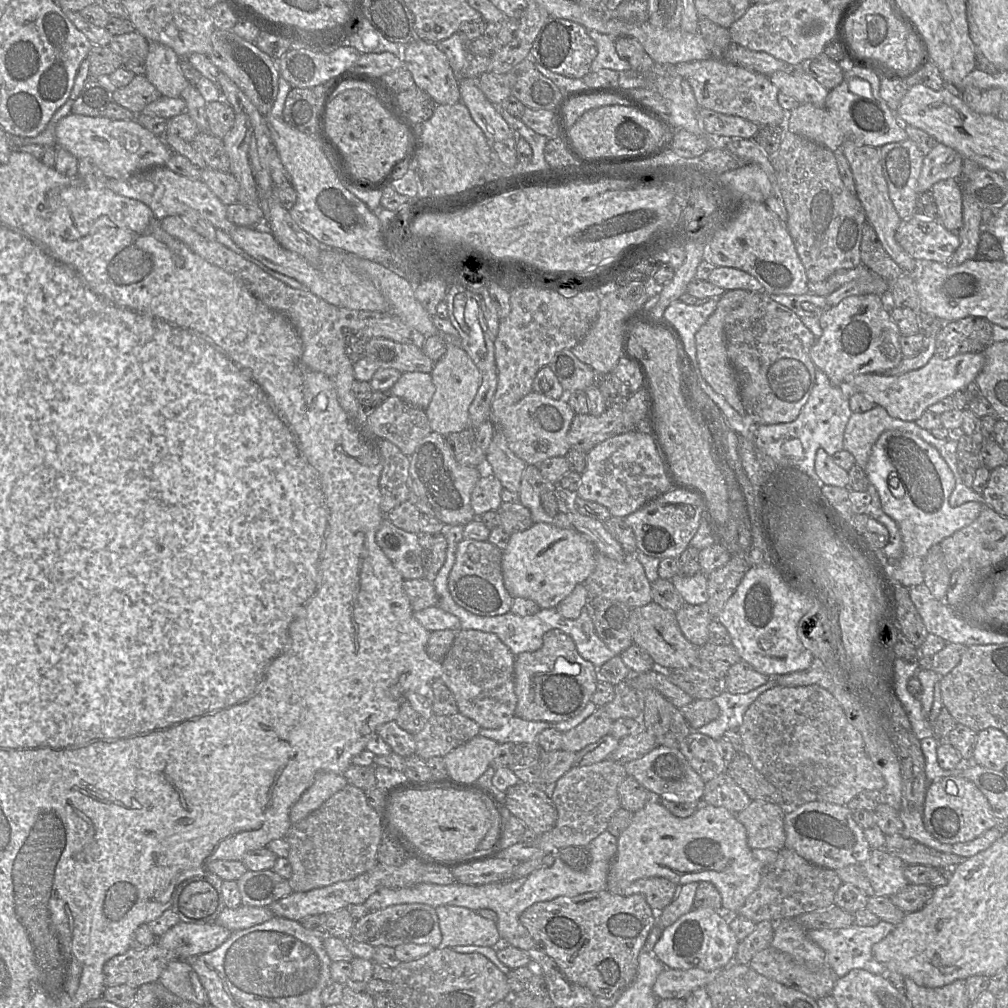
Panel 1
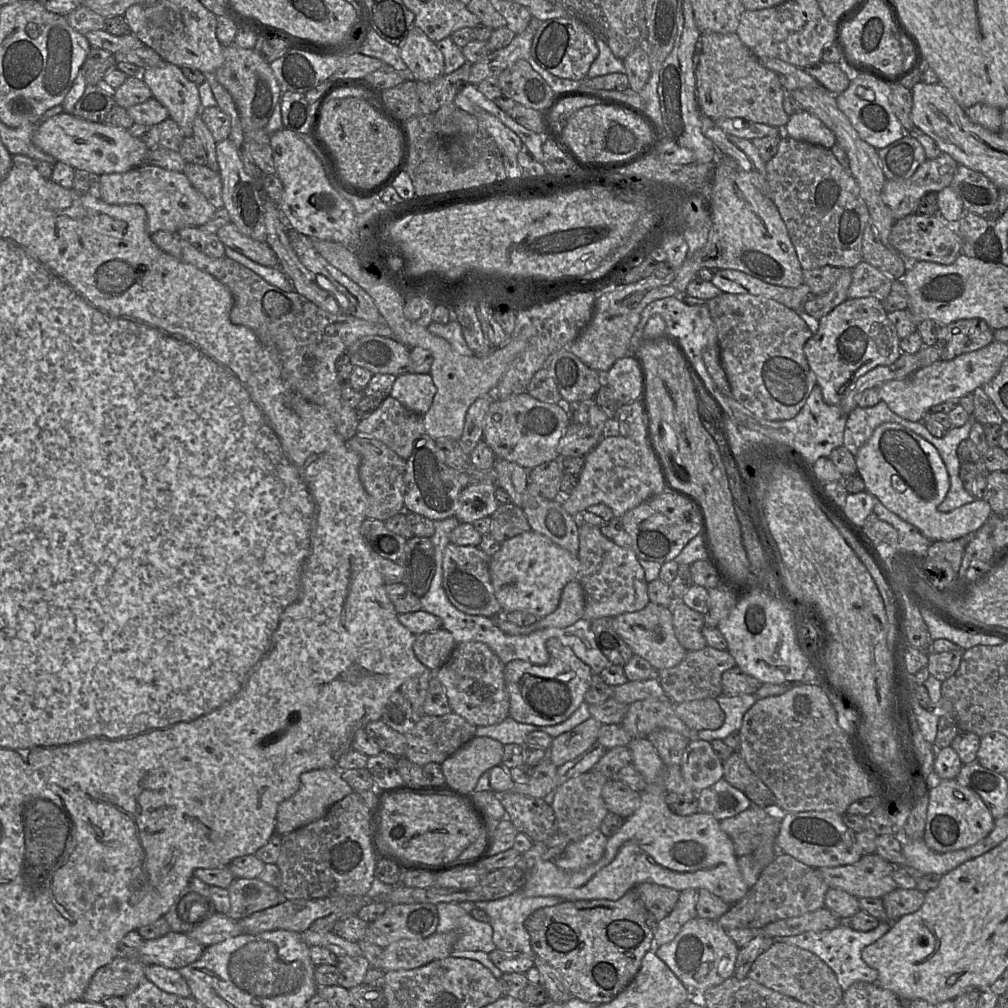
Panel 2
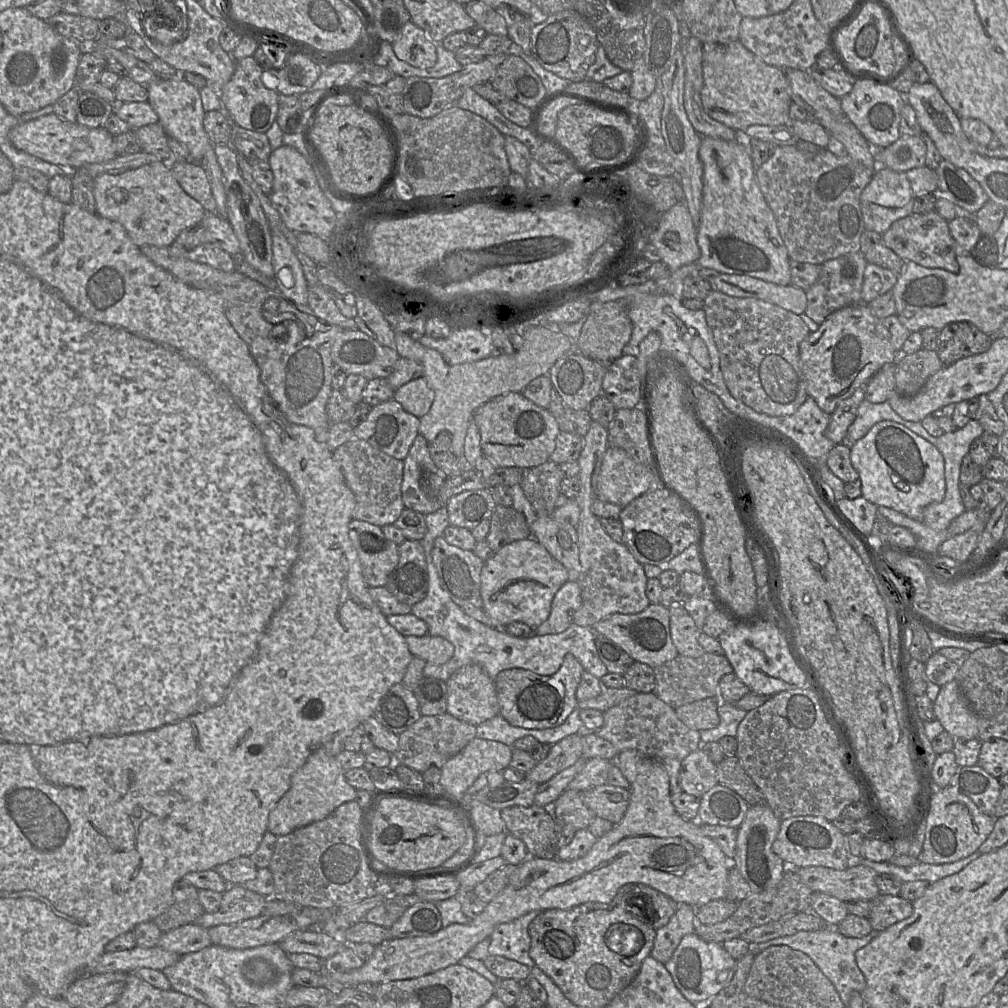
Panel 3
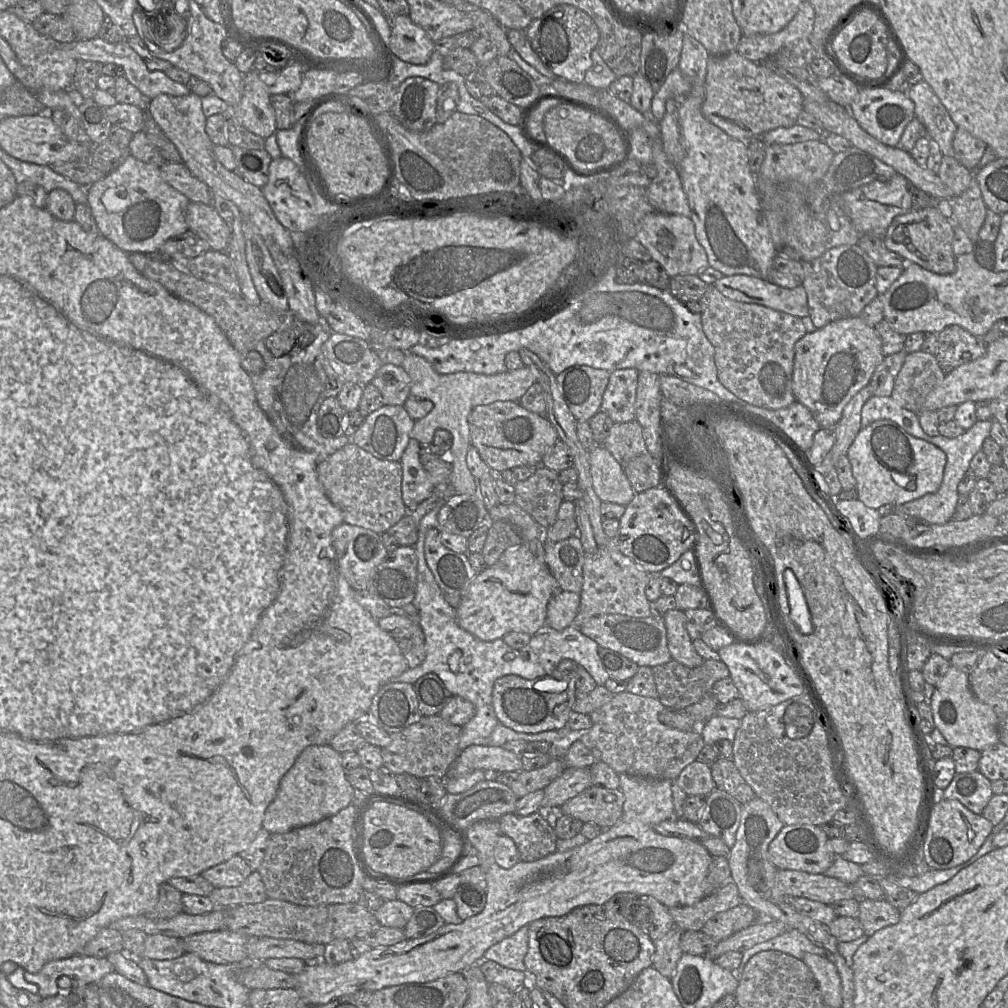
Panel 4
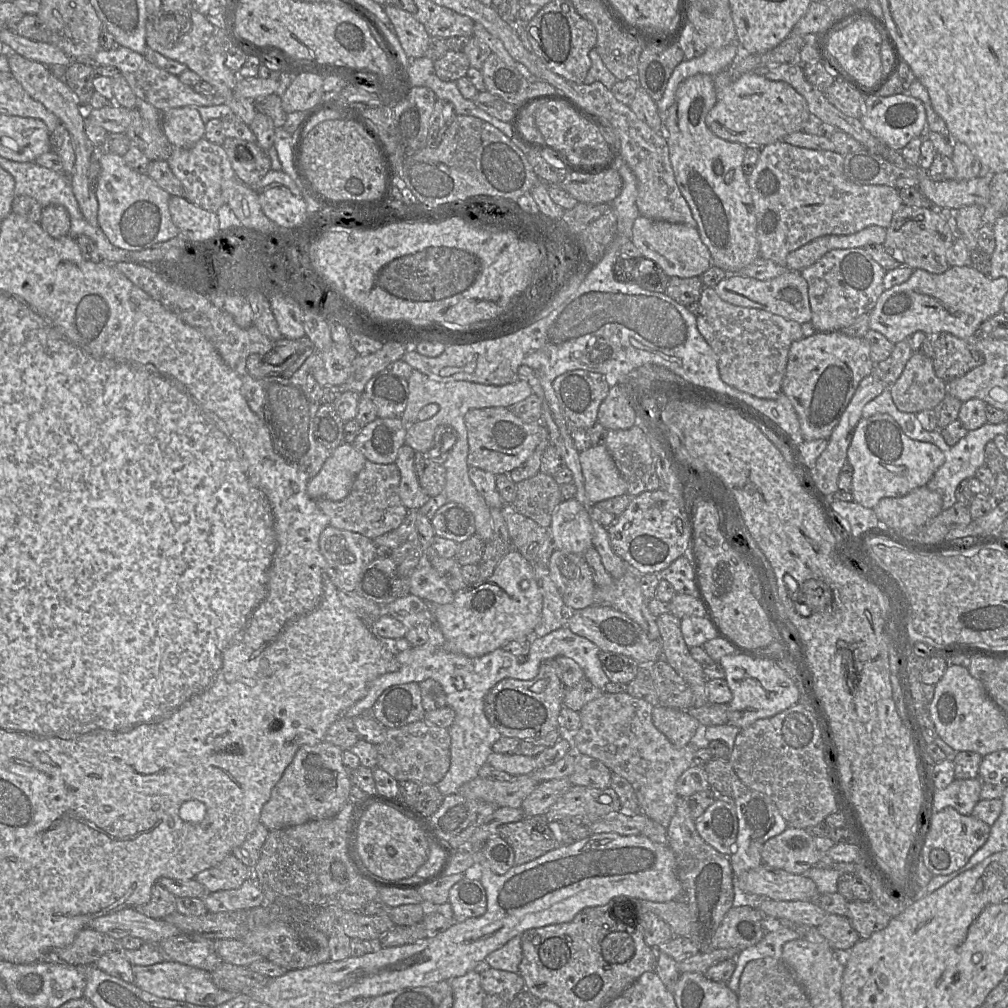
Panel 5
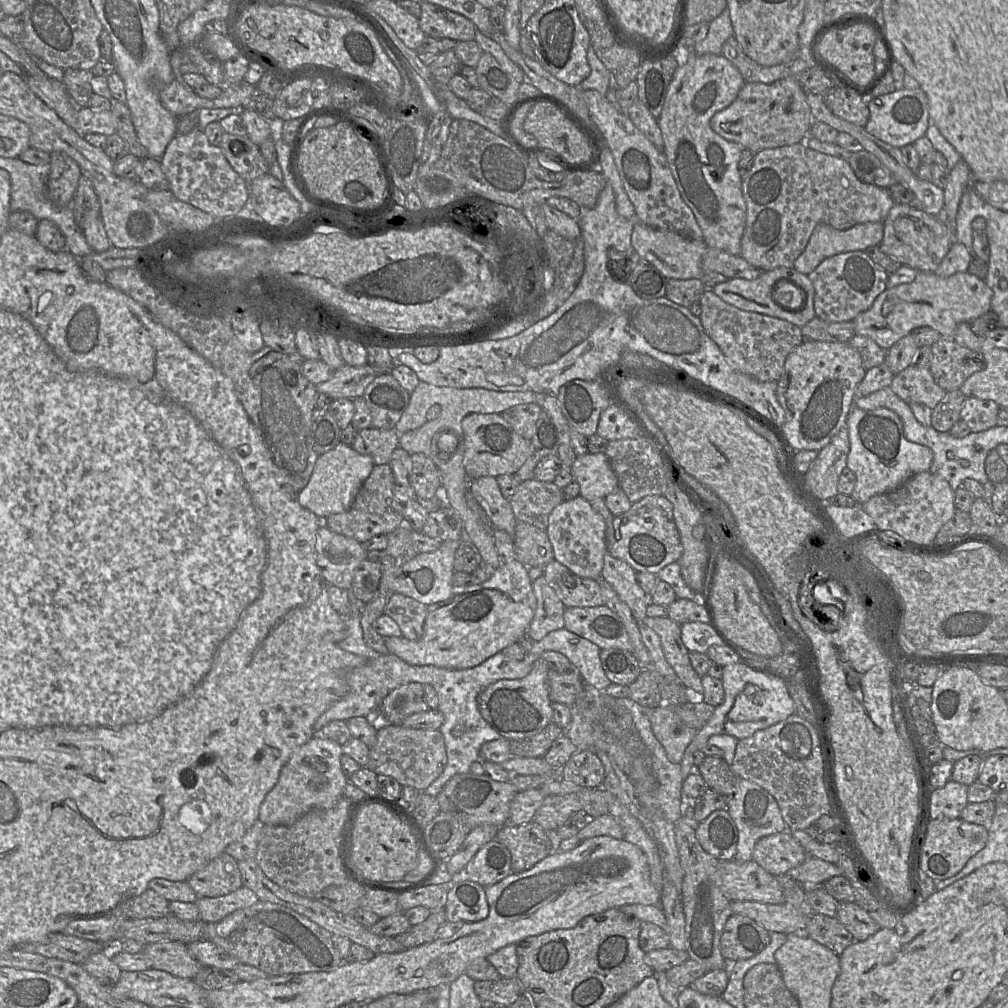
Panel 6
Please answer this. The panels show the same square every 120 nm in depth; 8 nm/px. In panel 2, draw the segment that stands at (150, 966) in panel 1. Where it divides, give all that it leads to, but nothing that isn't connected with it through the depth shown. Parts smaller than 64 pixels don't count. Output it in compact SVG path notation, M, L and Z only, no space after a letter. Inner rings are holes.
M116 957L112 962L100 967L95 972L82 999L87 1002L100 1003L112 996L125 997L134 991L144 980L148 980L145 976L146 967L146 964L137 959Z

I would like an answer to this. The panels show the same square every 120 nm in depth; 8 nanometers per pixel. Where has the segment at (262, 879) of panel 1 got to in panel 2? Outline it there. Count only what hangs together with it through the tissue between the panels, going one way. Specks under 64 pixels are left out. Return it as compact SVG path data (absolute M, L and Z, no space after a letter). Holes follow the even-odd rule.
M235 878L227 888L230 896L230 910L227 914L233 920L241 920L251 914L280 904L283 897L279 890L257 878Z

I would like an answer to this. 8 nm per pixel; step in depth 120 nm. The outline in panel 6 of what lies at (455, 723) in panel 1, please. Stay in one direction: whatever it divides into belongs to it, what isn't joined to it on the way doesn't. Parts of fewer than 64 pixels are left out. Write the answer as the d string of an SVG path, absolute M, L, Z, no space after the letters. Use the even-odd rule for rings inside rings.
M383 724L378 726L377 740L369 750L369 761L366 767L377 775L394 778L401 786L410 786L424 791L442 774L446 764L445 741L439 730Z

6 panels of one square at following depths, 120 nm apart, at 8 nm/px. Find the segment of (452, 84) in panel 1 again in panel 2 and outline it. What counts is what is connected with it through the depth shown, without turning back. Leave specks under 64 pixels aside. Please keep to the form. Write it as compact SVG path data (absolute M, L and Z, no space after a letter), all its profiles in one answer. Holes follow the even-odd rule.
M412 27L411 30L409 31L405 41L403 42L402 45L396 45L400 48L400 56L401 56L401 59L403 60L403 62L406 64L407 68L412 72L413 74L413 77L414 77L414 80L415 81L432 81L442 75L445 75L444 74L444 56L443 54L441 53L441 51L438 49L437 45L436 45L436 42L433 42L431 41L427 35L418 27Z

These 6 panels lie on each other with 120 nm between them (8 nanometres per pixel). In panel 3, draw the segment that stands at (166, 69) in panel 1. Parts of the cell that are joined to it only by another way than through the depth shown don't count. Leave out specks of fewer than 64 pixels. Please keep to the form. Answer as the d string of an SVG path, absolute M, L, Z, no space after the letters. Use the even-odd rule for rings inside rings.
M181 75L169 80L158 79L147 86L148 103L159 117L159 124L168 137L183 143L190 152L193 162L200 163L208 149L213 148L204 130L203 120L205 111L199 89L187 82Z

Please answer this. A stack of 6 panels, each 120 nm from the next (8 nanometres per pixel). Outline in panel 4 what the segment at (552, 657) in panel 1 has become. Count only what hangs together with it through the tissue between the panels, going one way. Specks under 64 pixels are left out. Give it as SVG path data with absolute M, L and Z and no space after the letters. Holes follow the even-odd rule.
M563 659L547 676L525 679L518 675L498 678L492 691L492 702L498 721L517 732L539 733L566 727L576 700L576 669L578 664Z

